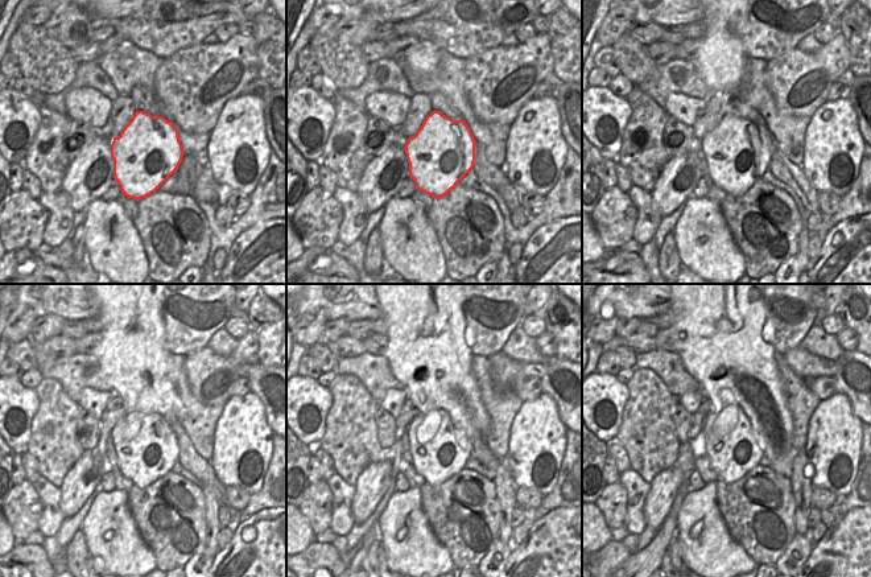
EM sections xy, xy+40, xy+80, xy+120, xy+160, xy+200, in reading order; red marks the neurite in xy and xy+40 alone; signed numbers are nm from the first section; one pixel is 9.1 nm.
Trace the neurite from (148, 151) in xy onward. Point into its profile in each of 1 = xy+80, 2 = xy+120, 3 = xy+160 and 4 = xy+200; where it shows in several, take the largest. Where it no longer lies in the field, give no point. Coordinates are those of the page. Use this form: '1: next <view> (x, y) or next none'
1: next xy+80 (737, 152)
2: next xy+120 (145, 446)
3: next xy+160 (438, 450)
4: next xy+200 (733, 446)

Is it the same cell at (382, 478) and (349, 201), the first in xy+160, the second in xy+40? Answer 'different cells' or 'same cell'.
different cells

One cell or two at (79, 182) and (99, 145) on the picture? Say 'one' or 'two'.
one

